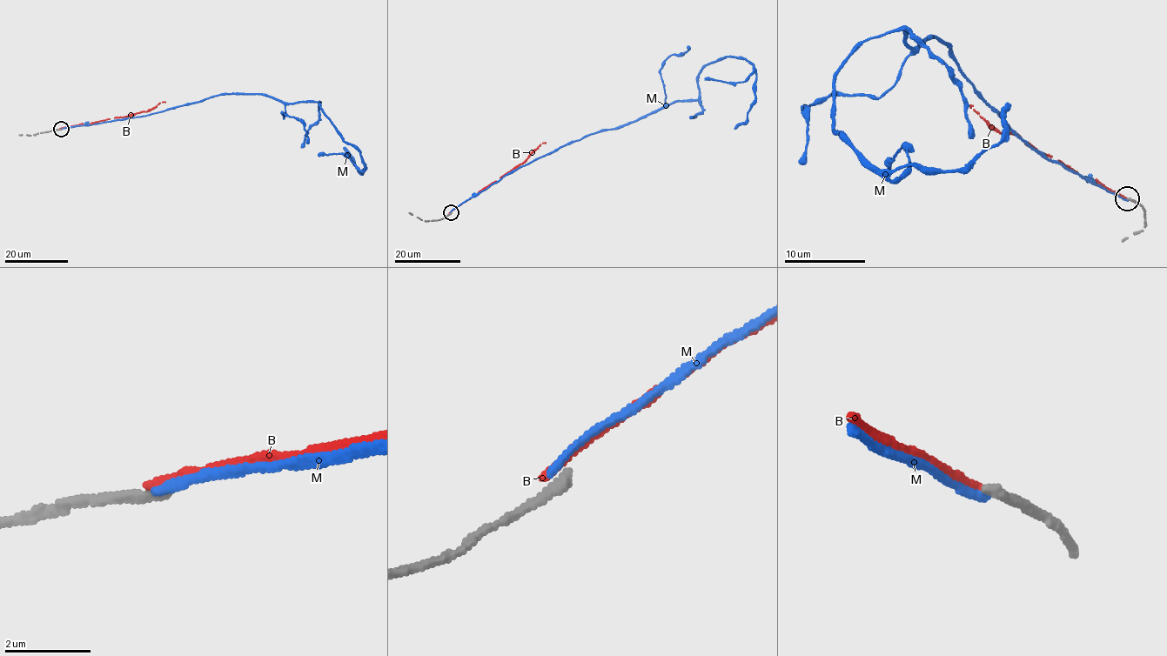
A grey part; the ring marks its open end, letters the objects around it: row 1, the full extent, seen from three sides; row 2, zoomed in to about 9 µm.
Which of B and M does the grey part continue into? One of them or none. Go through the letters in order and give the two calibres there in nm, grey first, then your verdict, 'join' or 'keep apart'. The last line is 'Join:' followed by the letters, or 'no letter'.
B: 240/190 nm | keep apart
M: 240/220 nm | keep apart
Join: no letter

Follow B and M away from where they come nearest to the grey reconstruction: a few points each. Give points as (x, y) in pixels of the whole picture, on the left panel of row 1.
B: (60, 129), (134, 115), (165, 103)
M: (60, 129), (260, 94), (320, 102), (357, 149), (362, 173), (345, 147)

